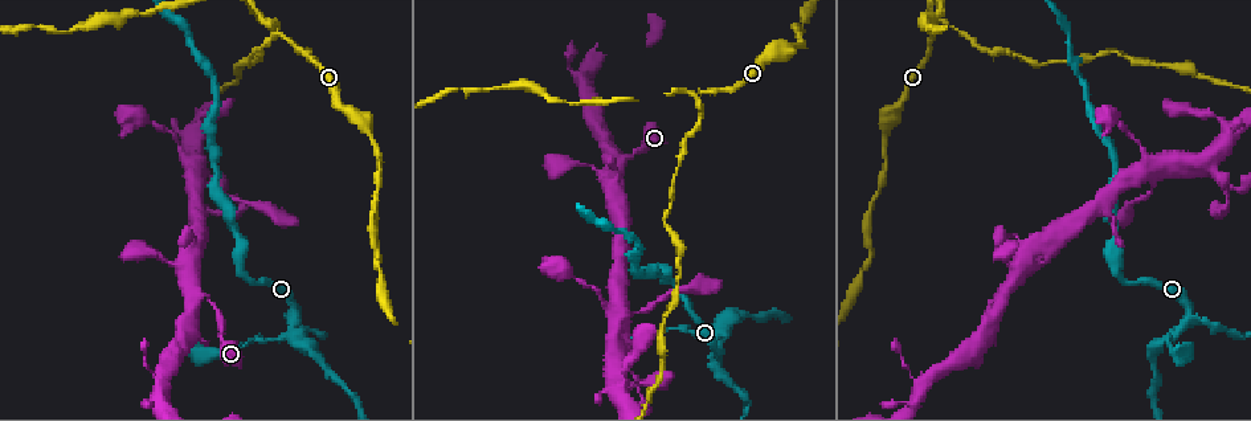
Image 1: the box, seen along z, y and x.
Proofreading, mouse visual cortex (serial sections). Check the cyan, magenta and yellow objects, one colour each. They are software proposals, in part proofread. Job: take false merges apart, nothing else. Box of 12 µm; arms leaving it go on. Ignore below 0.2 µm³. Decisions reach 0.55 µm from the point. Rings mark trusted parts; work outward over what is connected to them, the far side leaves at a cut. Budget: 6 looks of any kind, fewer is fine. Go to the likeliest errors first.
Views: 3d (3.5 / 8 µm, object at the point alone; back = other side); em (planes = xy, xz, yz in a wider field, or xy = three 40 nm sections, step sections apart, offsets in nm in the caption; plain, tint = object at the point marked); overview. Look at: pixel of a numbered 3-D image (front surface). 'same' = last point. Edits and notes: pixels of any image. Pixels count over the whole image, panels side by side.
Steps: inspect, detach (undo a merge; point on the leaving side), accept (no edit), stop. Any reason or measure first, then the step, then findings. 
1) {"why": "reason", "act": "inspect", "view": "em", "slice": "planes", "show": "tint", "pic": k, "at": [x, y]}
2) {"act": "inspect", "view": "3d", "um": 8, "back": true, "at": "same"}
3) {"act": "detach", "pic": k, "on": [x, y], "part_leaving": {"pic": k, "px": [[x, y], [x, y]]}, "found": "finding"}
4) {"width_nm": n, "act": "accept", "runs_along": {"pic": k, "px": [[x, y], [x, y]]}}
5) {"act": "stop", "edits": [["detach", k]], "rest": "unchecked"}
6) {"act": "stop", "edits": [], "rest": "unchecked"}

{"why": "side arm on a straight run", "act": "inspect", "view": "3d", "um": 8, "pic": 1, "at": [693, 95]}

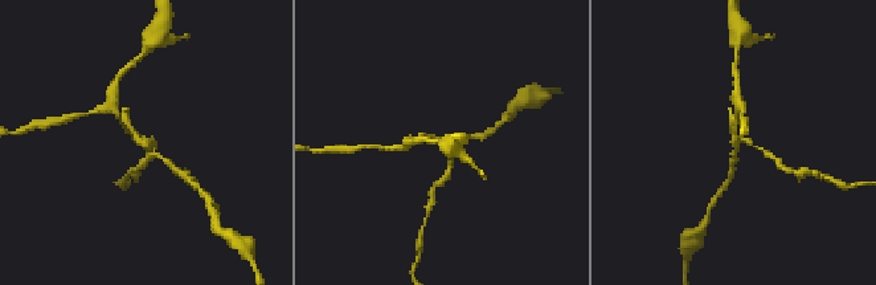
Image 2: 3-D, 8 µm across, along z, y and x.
{"act": "inspect", "view": "3d", "um": 3.5, "pic": 2, "at": [440, 137]}

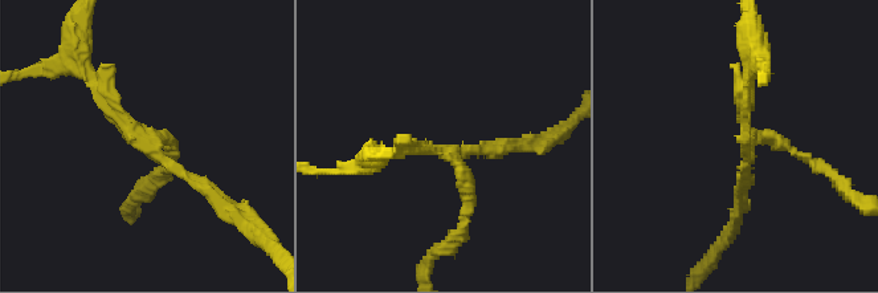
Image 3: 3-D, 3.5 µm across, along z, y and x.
{"arms": 3, "arm_widths_nm": [150, 150, 150], "why": "now the EM", "act": "inspect", "view": "em", "slice": "xy", "step": 2, "show": "tint", "pic": 3, "at": [156, 141]}

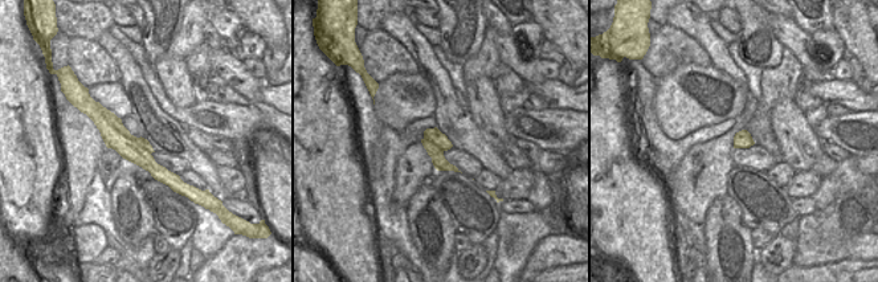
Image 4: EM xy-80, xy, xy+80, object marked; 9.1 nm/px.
{"act": "detach", "pic": 3, "on": [470, 200], "border": {"pic": 4, "px": [[94, 102], [114, 127], [151, 152]]}, "found": "a second cell is stuck on"}

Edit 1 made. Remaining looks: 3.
{"why": "a narrow waist", "act": "inspect", "view": "3d", "um": 8, "pic": 1, "at": [291, 336]}

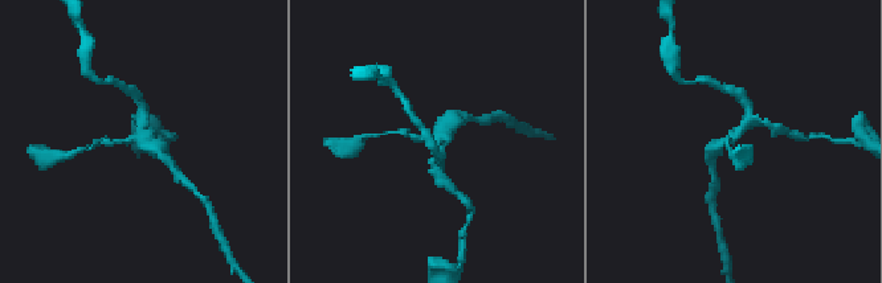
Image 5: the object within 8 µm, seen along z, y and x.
{"act": "inspect", "view": "3d", "um": 3.5, "pic": 5, "at": [141, 135]}

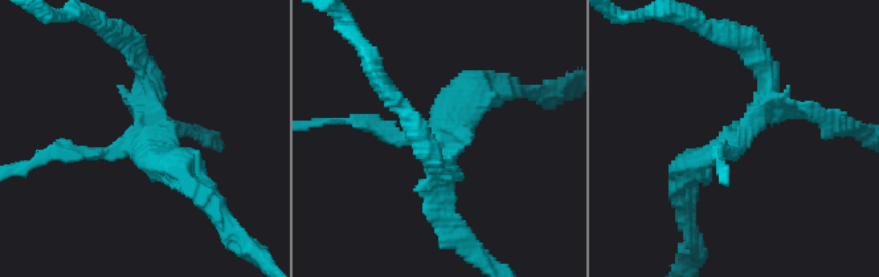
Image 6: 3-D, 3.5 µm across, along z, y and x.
{"why": "shape alone is not enough", "act": "inspect", "view": "em", "slice": "planes", "show": "tint", "pic": 6, "at": [740, 137]}

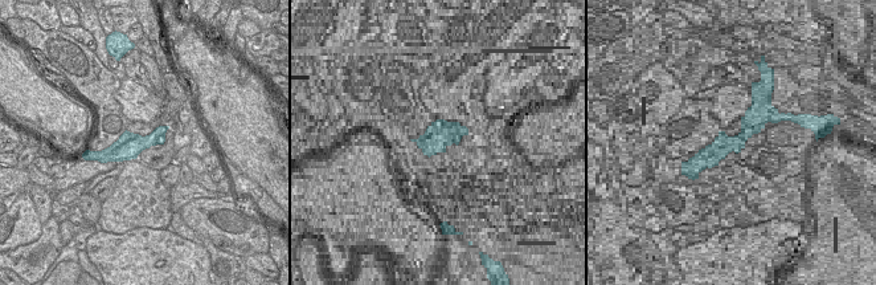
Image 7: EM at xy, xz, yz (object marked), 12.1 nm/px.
{"act": "accept", "runs_along": {"pic": 7, "px": [[163, 129], [152, 139], [102, 155]]}, "found": "continuous, no second cell"}

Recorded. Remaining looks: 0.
{"act": "stop", "edits": [["detach", 3]], "rest": "unchecked"}

